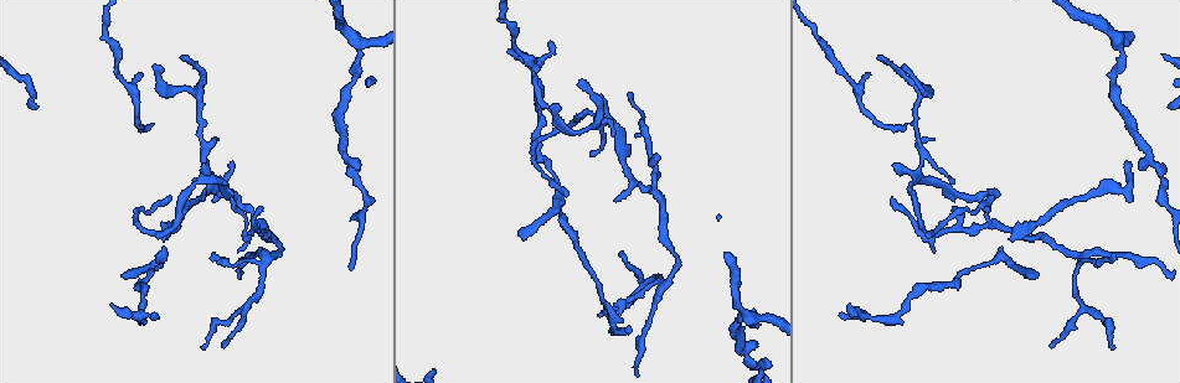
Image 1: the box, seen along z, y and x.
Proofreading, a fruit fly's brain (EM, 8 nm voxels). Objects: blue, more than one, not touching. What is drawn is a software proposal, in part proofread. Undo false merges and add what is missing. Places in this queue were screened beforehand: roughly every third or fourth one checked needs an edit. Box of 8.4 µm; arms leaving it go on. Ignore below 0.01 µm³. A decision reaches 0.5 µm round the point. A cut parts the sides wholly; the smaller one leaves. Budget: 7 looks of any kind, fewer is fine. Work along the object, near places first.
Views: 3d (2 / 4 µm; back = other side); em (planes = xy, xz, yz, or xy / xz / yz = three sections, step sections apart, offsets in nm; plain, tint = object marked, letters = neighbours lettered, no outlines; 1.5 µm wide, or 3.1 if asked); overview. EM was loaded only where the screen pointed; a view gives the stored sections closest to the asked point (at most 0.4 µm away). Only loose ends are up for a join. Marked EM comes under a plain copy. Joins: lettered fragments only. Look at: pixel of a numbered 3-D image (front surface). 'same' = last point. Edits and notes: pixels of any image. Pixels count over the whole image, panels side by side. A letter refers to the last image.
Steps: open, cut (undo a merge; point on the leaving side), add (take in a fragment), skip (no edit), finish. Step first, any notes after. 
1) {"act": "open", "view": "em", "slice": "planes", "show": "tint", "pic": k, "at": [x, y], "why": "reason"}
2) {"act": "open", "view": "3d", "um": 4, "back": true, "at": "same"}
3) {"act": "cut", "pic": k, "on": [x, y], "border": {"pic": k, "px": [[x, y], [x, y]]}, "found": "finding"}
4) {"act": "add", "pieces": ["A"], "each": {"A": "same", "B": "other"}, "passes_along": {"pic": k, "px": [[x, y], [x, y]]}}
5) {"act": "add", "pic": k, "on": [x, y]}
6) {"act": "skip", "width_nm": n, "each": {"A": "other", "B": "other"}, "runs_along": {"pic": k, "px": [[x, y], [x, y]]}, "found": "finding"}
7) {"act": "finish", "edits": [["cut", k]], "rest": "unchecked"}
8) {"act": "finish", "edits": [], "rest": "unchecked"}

{"act": "open", "view": "em", "slice": "yz", "step": 4, "show": "letters", "pic": 1, "at": [151, 319], "why": "tapers out"}

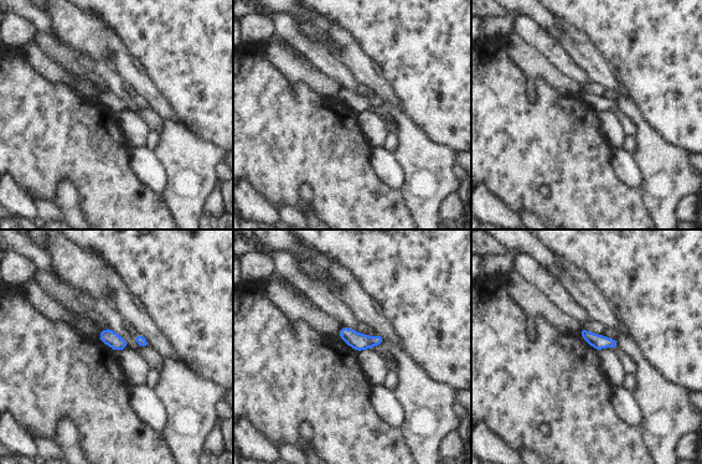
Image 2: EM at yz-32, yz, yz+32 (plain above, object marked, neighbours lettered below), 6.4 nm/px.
{"act": "open", "view": "em", "slice": "planes", "show": "letters", "at": "same"}

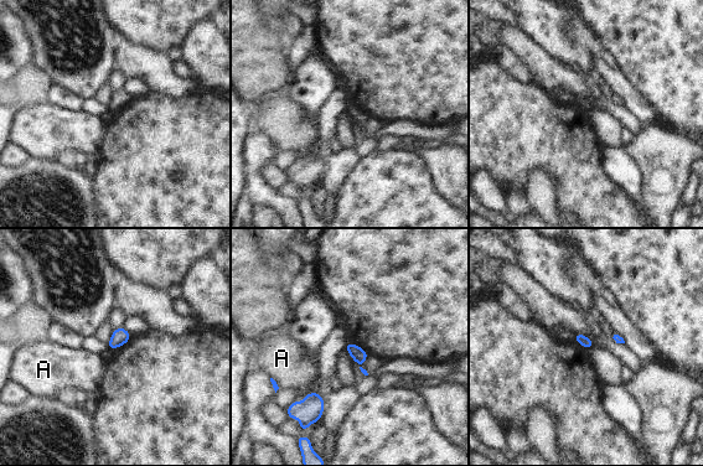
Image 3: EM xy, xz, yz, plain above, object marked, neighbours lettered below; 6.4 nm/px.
{"act": "skip", "longest_contact_nm": ["A", 160], "each": {"A": "other"}, "found": "none of them fits"}

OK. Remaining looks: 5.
{"act": "open", "view": "em", "slice": "planes", "show": "letters", "pic": 1, "at": [607, 314], "why": "free end"}

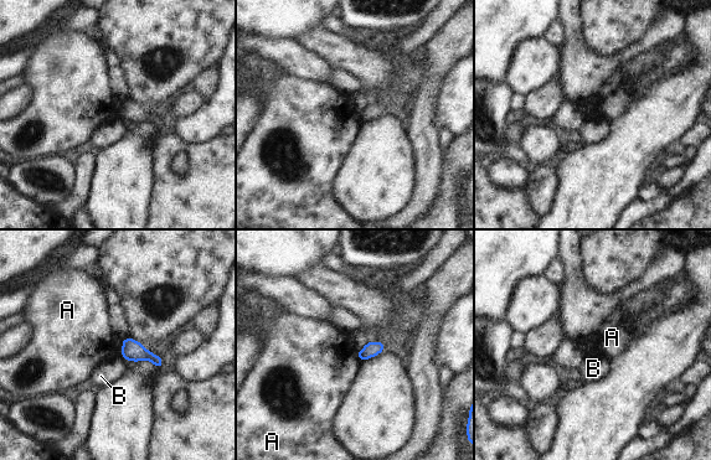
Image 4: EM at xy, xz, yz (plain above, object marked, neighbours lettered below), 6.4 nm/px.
{"act": "skip", "longest_contact_nm": ["A", 70], "each": {"A": "other", "B": "other"}, "border": {"pic": 4, "px": [[356, 351], [359, 361]]}, "found": "none of them fits"}

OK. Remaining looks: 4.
{"act": "open", "view": "3d", "um": 4, "pic": 1, "at": [601, 315], "why": "an open end"}

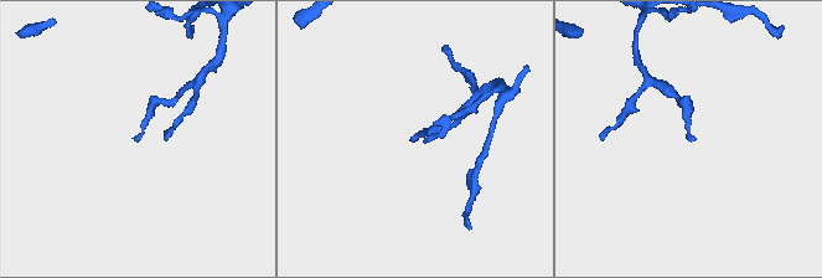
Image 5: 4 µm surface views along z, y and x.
{"act": "open", "view": "em", "slice": "yz", "step": 8, "show": "letters", "pic": 5, "at": [695, 140]}

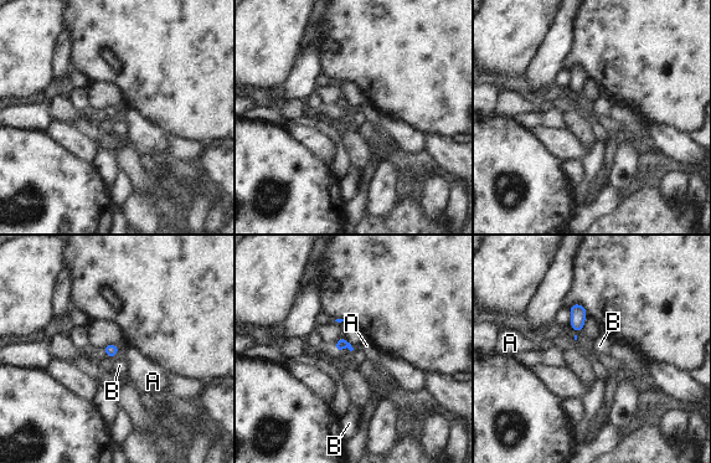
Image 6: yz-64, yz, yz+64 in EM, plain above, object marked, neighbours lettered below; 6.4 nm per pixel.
{"act": "open", "view": "em", "slice": "planes", "show": "letters", "at": "same", "why": "another direction"}

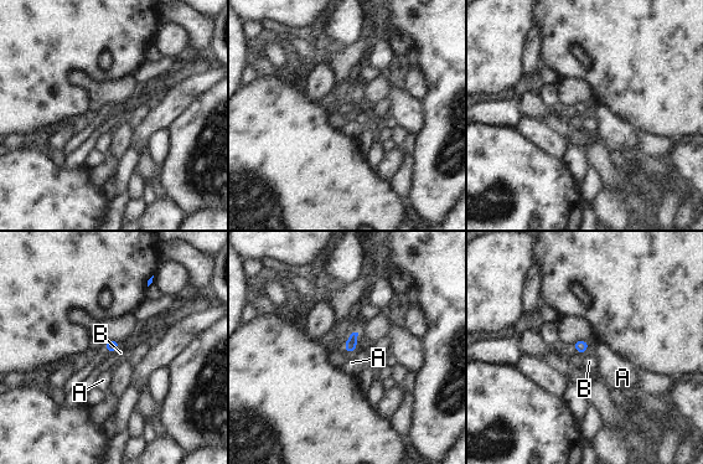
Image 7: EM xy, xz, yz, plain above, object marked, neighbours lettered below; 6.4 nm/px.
{"act": "skip", "each": {"A": "other", "B": "other"}, "border": {"pic": 7, "px": [[120, 344], [110, 354]]}, "found": "none of them fits"}

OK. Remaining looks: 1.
{"act": "finish", "edits": [], "rest": "unchecked"}

